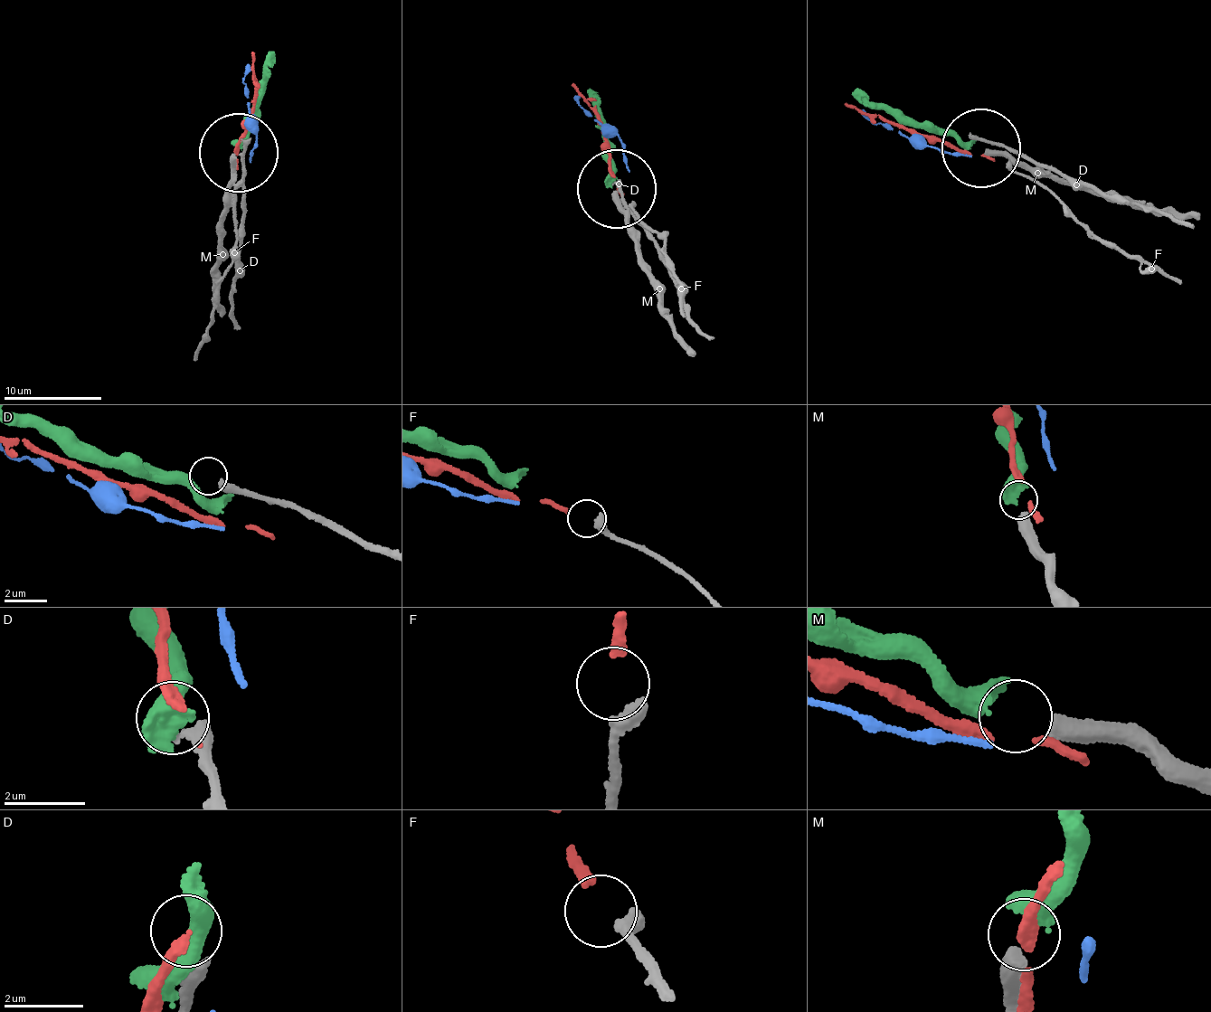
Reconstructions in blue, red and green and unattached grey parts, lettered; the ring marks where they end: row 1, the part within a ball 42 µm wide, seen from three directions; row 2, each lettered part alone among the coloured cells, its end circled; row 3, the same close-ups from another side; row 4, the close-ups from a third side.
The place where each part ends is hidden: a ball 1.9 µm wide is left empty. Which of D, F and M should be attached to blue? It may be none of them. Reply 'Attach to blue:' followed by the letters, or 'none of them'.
Attach to blue: none of them

